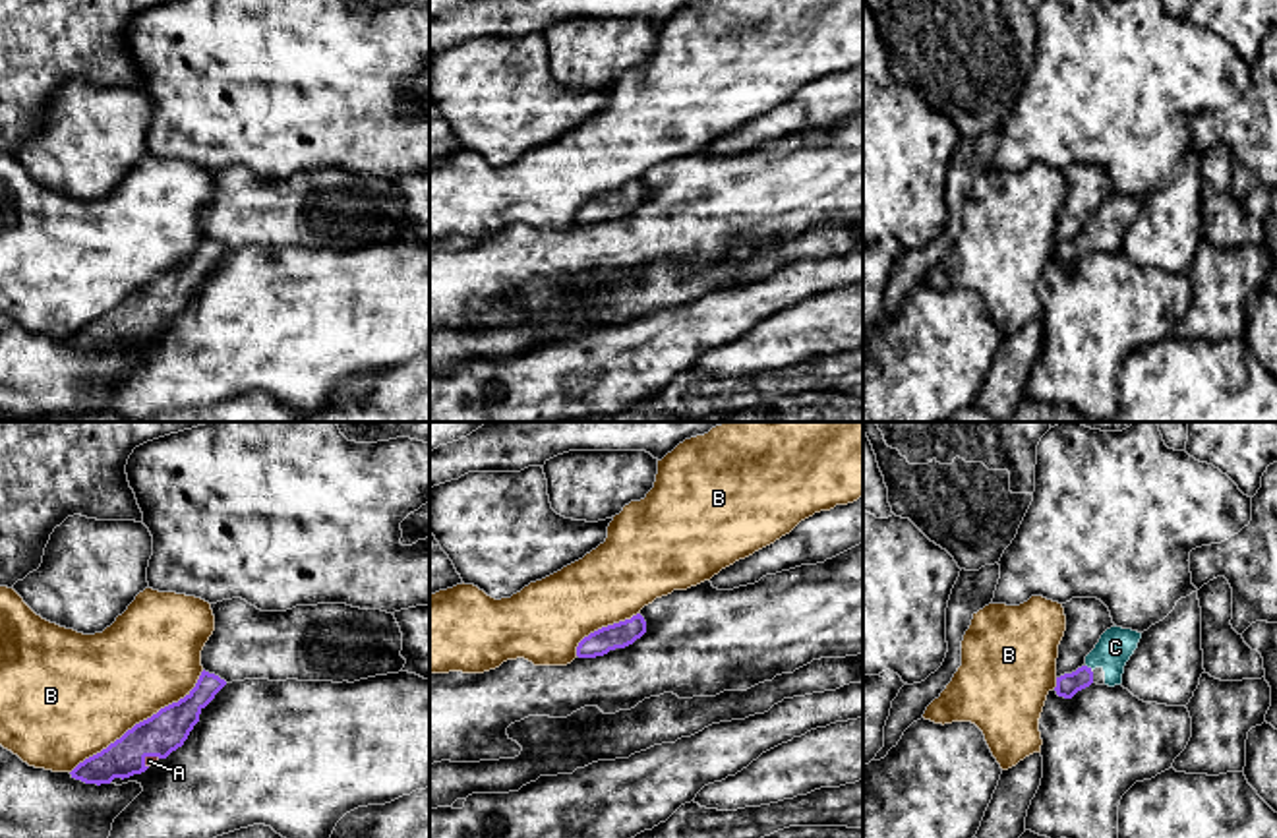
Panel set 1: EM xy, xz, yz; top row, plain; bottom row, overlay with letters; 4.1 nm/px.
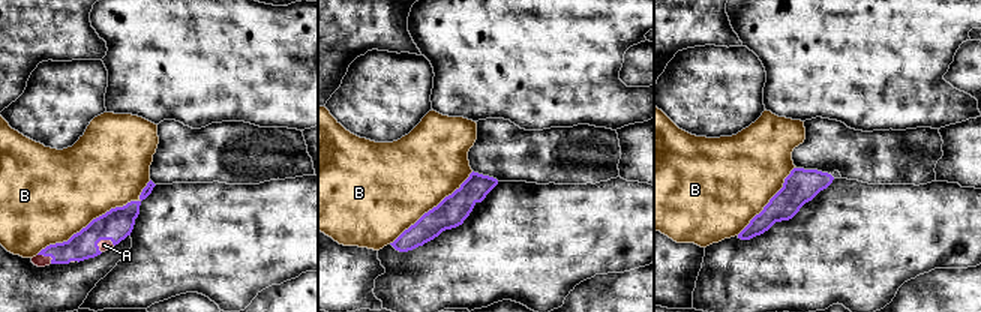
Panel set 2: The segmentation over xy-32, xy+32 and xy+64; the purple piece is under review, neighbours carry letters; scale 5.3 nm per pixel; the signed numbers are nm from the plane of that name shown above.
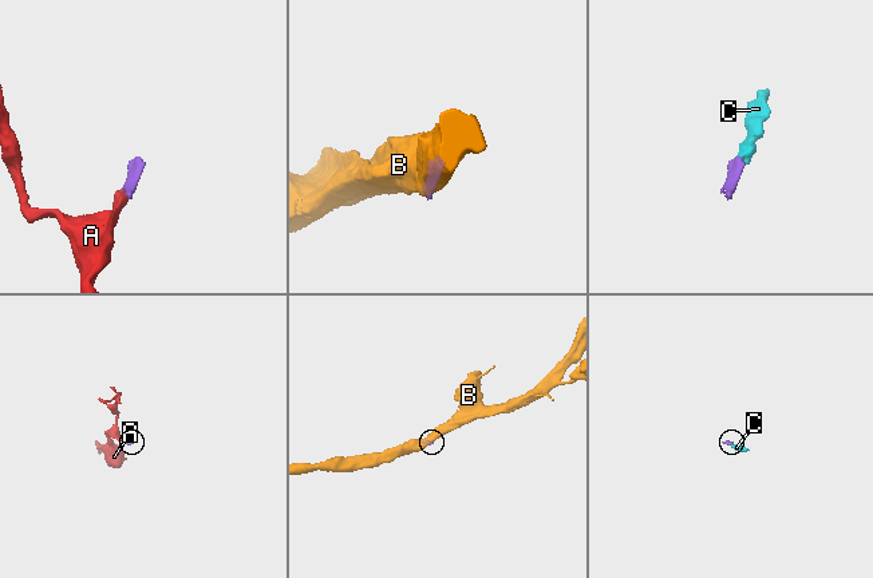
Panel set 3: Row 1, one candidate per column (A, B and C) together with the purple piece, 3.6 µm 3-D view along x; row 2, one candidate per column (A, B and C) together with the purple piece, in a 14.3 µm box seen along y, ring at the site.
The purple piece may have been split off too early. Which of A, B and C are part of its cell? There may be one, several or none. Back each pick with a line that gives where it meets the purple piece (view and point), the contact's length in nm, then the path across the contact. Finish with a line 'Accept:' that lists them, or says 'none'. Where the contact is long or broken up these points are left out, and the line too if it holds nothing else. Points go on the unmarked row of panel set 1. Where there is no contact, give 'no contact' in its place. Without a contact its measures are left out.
A: meets purple in xy at (149, 322); contact 80 nm long; runs through xy (167, 297), (149, 322), (149, 328)
C: meets purple in yz at (1090, 235); contact 40 nm long; runs through yz (1067, 252), (1090, 235), (1115, 213)
Accept: A, C

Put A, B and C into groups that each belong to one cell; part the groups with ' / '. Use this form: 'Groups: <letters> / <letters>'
Groups: A C / B

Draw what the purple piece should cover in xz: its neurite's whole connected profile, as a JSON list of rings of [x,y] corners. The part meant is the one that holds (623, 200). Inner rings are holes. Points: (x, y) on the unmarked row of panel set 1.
[[[637,180],[631,186],[602,194],[584,203],[577,213],[577,223],[579,224],[604,223],[609,217],[633,211],[644,199],[646,199],[646,188],[640,180]]]

